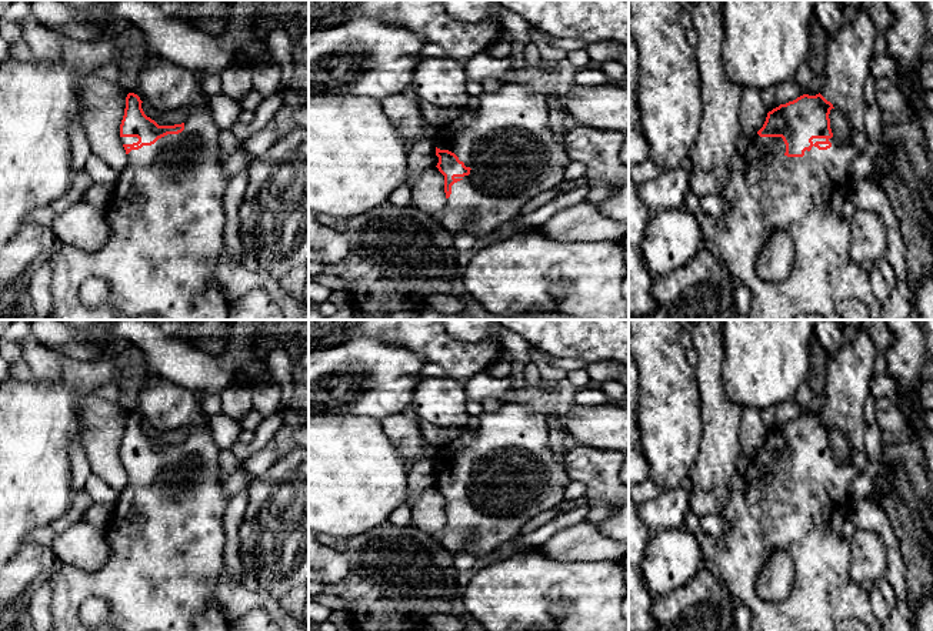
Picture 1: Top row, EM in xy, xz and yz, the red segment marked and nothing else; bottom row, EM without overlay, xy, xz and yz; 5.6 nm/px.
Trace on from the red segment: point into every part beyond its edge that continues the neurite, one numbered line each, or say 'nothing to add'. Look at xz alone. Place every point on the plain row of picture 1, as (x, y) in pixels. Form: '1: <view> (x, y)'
1: xz (507, 461)

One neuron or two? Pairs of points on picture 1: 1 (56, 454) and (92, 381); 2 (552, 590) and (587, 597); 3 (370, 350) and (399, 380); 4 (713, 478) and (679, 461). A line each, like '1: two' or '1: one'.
1: one
2: one
3: one
4: two

